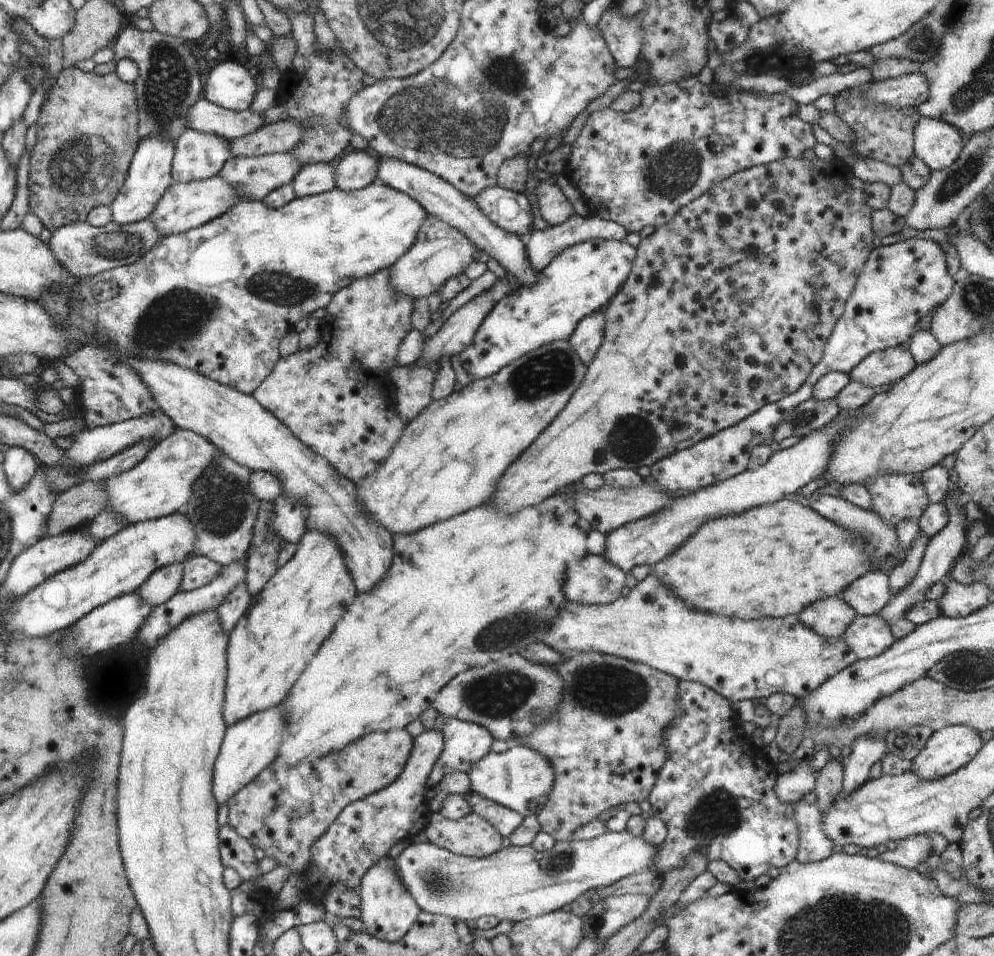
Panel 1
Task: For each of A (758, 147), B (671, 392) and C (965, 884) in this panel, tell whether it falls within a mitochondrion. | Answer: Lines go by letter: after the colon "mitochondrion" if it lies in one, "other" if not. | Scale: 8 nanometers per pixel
A: other
B: other
C: other

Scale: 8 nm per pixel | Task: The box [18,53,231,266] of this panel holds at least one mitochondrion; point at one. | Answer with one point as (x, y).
(89, 163)

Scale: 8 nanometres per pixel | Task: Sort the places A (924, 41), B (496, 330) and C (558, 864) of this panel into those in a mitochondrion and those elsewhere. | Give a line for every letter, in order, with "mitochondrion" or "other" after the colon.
A: mitochondrion
B: other
C: mitochondrion

